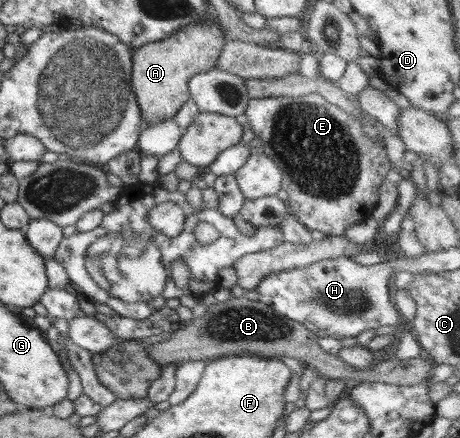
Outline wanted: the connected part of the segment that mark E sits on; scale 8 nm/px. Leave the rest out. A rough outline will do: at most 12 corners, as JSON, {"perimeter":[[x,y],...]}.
{"perimeter":[[319,93],[250,98],[292,214],[342,236],[392,168]]}

